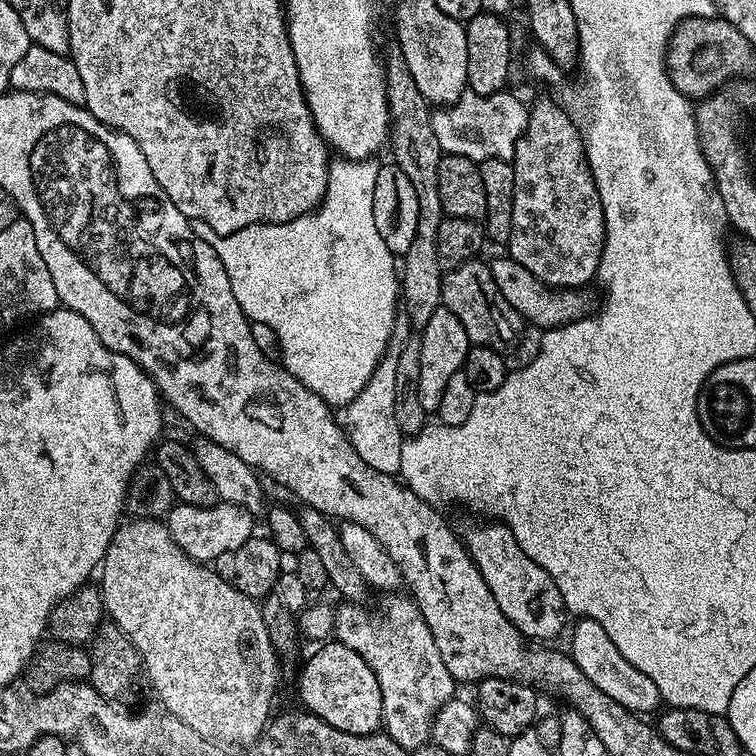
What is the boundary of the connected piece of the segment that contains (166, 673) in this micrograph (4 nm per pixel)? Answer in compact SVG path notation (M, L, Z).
M132 518L121 523L106 550L102 567L98 572L99 576L98 587L107 619L118 625L140 652L143 671L146 676L148 672L148 680L152 683L153 690L160 695L159 703L166 711L171 715L176 715L198 735L224 746L247 746L259 739L273 715L272 695L276 692L276 664L278 665L278 657L270 642L270 634L266 634L266 622L262 622L260 604L253 597L242 594L234 586L230 586L207 563L191 560L174 542L174 538L168 532L167 523L156 518Z

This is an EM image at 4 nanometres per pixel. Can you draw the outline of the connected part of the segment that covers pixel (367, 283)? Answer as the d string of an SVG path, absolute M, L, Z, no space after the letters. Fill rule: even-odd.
M336 158L328 165L328 189L318 207L306 216L299 216L290 222L281 224L255 224L249 228L238 230L229 236L217 236L206 222L201 220L191 221L192 233L197 240L205 240L212 245L222 266L226 270L226 278L230 278L230 290L234 290L234 298L238 298L238 306L242 306L245 316L251 322L262 322L274 330L274 334L280 339L279 359L282 366L302 386L314 390L329 406L347 406L355 399L356 395L370 382L371 375L383 359L391 342L392 331L395 326L396 309L401 299L400 282L398 279L398 260L393 256L386 242L382 242L382 234L378 234L378 226L374 226L374 182L380 169L380 164L375 159L349 160Z

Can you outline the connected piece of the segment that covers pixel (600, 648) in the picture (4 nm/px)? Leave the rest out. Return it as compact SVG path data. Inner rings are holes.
M581 617L576 624L568 650L572 660L582 670L586 678L590 679L590 682L593 682L598 690L614 699L614 702L625 706L636 715L648 716L650 715L648 713L652 711L655 713L663 703L658 686L646 674L626 661L622 652L618 650L618 646L611 641L606 630L602 629L598 622Z

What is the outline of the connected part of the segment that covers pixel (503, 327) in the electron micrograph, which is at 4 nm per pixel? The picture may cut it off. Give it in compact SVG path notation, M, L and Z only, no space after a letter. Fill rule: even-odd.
M477 258L443 273L442 304L450 310L450 314L454 314L454 318L458 318L458 322L462 322L469 341L475 347L493 348L495 352L504 354L516 347L526 322L518 310L502 298L502 290L498 290L498 282L494 282L491 267L482 261Z

